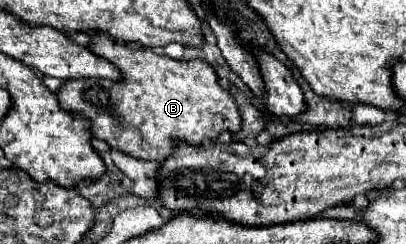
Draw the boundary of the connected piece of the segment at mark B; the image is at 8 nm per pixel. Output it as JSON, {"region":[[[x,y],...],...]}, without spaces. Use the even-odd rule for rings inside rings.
{"region":[[[102,34],[92,36],[90,50],[118,66],[122,80],[68,80],[56,96],[64,110],[90,118],[92,136],[104,140],[110,148],[138,160],[164,162],[176,142],[200,146],[206,140],[216,140],[222,132],[240,132],[242,118],[238,104],[232,94],[218,84],[218,76],[208,62],[174,60],[158,56],[148,48],[132,50]]]}

